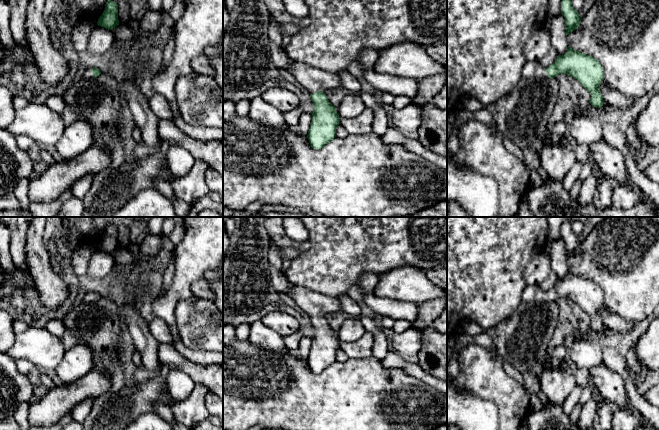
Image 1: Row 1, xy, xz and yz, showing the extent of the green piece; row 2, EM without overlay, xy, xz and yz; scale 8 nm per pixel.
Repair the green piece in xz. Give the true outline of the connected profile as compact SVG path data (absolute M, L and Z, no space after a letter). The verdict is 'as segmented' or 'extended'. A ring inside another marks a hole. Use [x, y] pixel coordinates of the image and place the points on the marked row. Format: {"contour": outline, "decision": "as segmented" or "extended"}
{"contour": "M291 59L287 71L307 90L314 104L307 138L310 146L319 150L334 140L336 128L340 124L335 106L324 93L341 86L340 77L337 73L329 73Z", "decision": "extended"}

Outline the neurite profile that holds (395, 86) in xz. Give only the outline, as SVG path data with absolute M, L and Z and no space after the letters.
M373 48L363 49L357 61L364 68L364 79L376 90L393 96L404 95L412 98L417 93L417 81L409 78L398 78L387 74L379 74L374 70L379 51Z

